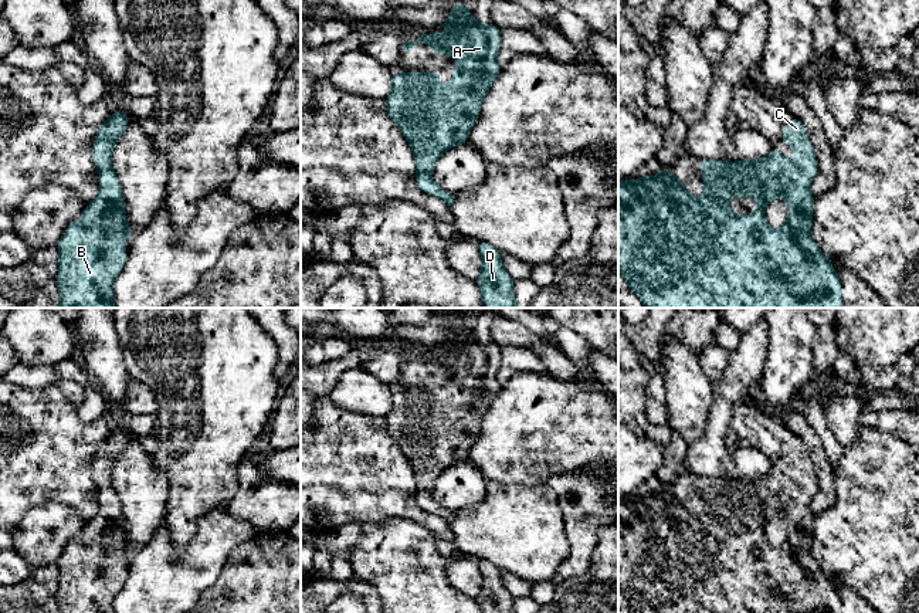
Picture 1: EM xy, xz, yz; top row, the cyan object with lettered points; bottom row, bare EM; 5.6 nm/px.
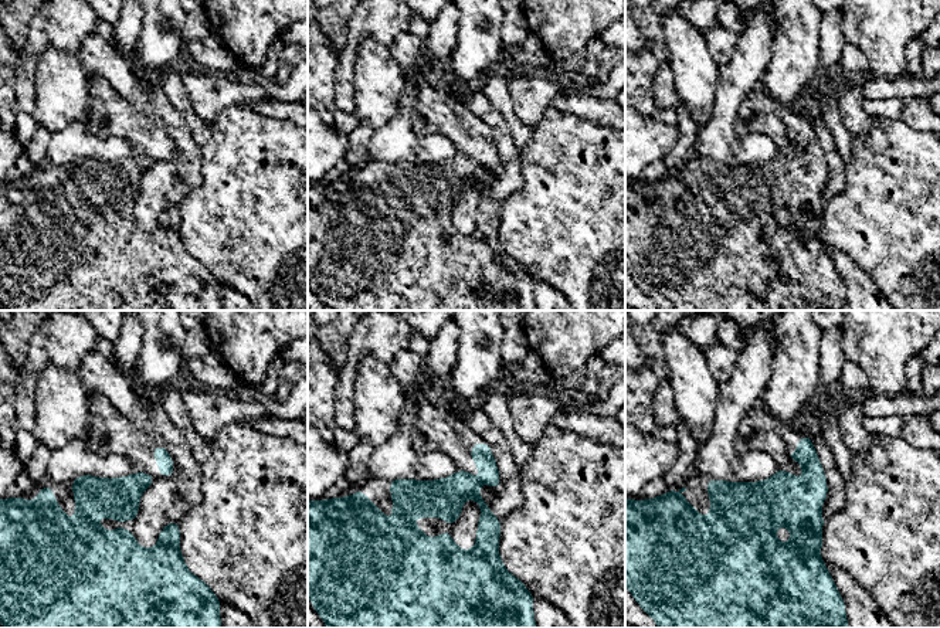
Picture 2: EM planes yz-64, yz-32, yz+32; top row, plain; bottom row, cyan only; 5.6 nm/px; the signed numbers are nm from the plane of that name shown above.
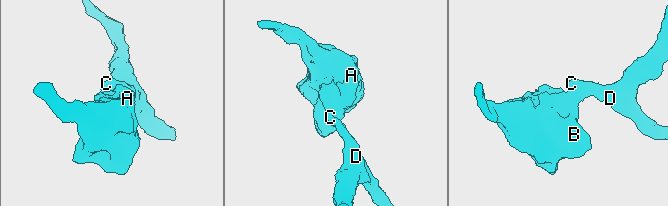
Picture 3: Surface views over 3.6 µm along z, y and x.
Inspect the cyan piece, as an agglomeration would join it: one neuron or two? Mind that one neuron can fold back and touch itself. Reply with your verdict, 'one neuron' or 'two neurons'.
one neuron

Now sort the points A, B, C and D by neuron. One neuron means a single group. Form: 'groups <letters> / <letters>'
groups A B C D

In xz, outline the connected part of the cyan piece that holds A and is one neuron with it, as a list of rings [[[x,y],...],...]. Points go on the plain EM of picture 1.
[[[457,319],[450,336],[416,359],[401,359],[401,373],[427,356],[425,368],[450,372],[457,383],[448,404],[437,404],[440,390],[394,390],[386,430],[408,458],[417,484],[416,502],[450,525],[454,512],[438,505],[431,492],[437,477],[448,467],[465,461],[474,446],[484,414],[501,390],[496,370],[501,348],[494,342],[478,342],[464,321]]]

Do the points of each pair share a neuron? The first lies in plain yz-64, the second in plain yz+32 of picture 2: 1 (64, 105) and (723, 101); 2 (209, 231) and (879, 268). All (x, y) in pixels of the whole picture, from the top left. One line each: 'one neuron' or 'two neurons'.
1: two neurons
2: one neuron

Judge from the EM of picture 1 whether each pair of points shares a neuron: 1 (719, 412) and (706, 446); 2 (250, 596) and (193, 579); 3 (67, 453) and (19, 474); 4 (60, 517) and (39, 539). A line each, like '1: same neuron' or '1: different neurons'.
1: same neuron
2: different neurons
3: same neuron
4: same neuron

